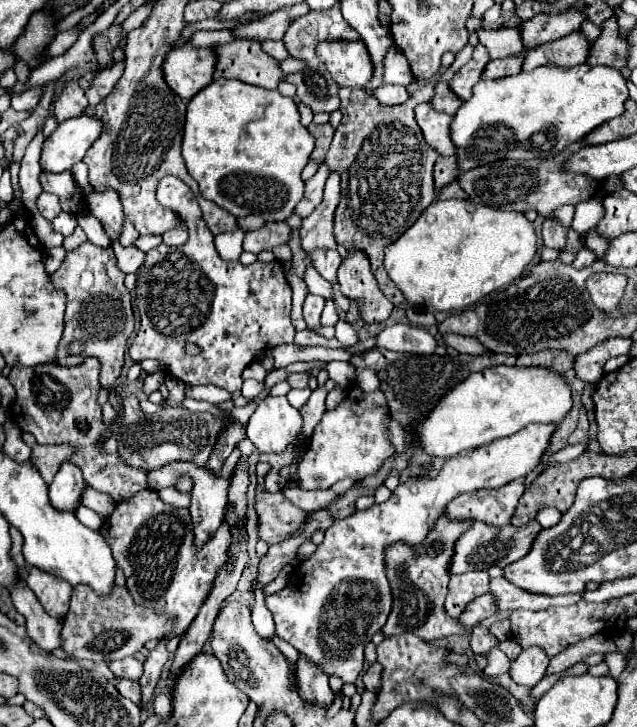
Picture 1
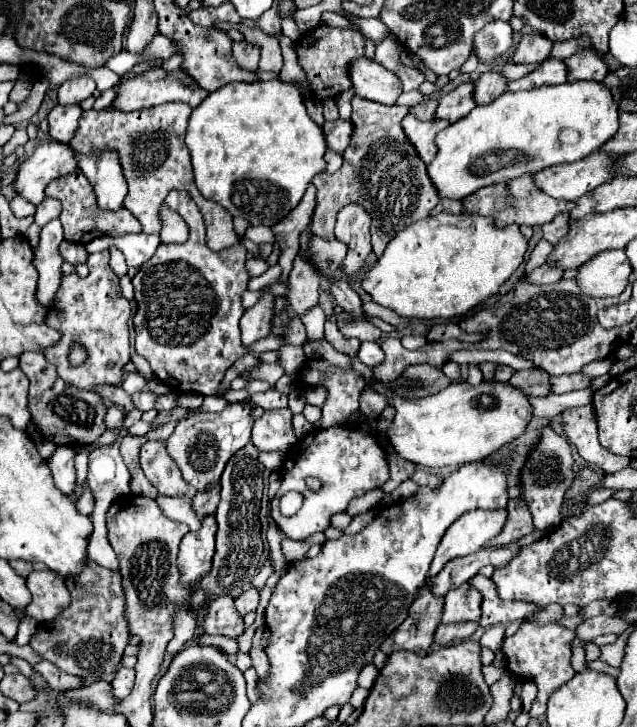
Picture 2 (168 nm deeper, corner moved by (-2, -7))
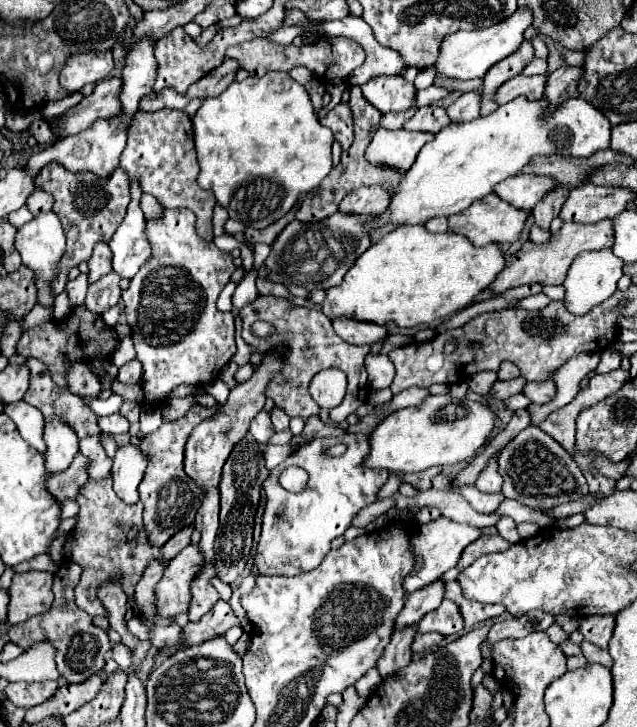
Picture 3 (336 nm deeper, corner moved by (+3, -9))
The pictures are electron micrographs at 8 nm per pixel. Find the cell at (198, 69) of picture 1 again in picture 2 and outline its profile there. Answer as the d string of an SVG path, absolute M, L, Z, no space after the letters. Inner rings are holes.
M155 68L155 70L149 70L133 80L125 80L121 82L119 86L119 92L117 92L117 98L113 100L113 106L117 110L123 110L123 112L131 112L131 110L141 110L141 108L151 108L151 106L157 106L157 104L165 104L165 102L185 102L189 104L191 108L199 106L205 98L209 96L207 90L203 90L201 86L197 86L197 82L185 72L185 70L175 70L175 72L167 72L163 68Z

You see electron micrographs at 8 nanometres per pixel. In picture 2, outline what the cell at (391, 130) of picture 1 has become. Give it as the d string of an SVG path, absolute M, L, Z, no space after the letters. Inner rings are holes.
M353 96L351 104L353 134L347 150L343 152L343 166L335 174L317 174L313 178L313 184L317 186L317 208L311 230L321 238L333 238L335 214L343 206L359 202L359 206L371 214L373 254L381 258L397 232L429 216L439 202L439 194L435 194L435 186L431 186L431 178L427 178L427 164L419 158L415 146L411 146L403 134L401 122L409 114L409 108L385 106L359 96Z

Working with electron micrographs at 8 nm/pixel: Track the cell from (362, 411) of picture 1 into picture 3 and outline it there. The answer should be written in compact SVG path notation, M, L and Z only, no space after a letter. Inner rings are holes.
M360 432L338 438L316 438L296 448L282 464L278 464L278 468L270 472L270 476L264 480L268 500L264 508L262 534L254 554L254 574L298 576L302 572L314 570L322 562L326 552L330 552L330 542L344 534L360 508L376 502L378 490L388 478L386 470L370 470L362 466L366 454L368 436ZM334 444L346 444L346 452L338 458L324 454L324 450ZM286 466L302 466L308 472L308 484L300 494L286 492L278 484L278 476Z

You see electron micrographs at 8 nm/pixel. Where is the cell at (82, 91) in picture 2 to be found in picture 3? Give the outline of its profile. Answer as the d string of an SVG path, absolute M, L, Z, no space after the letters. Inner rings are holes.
M84 52L74 54L66 60L60 72L60 84L70 90L78 92L88 82L100 82L110 76L114 68L110 52Z

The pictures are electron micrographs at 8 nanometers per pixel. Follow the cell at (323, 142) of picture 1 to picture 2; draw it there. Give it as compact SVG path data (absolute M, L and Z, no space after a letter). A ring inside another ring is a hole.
M335 120L335 122L325 122L323 126L323 134L325 134L325 142L327 142L327 148L337 152L337 154L343 154L343 150L347 148L349 144L349 138L351 138L351 132L353 132L353 126L349 120Z

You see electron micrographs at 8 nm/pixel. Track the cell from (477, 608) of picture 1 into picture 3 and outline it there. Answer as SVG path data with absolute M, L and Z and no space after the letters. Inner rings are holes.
M428 632L428 634L416 634L414 642L412 642L412 652L426 652L432 650L440 644L440 640L444 640L438 632Z

